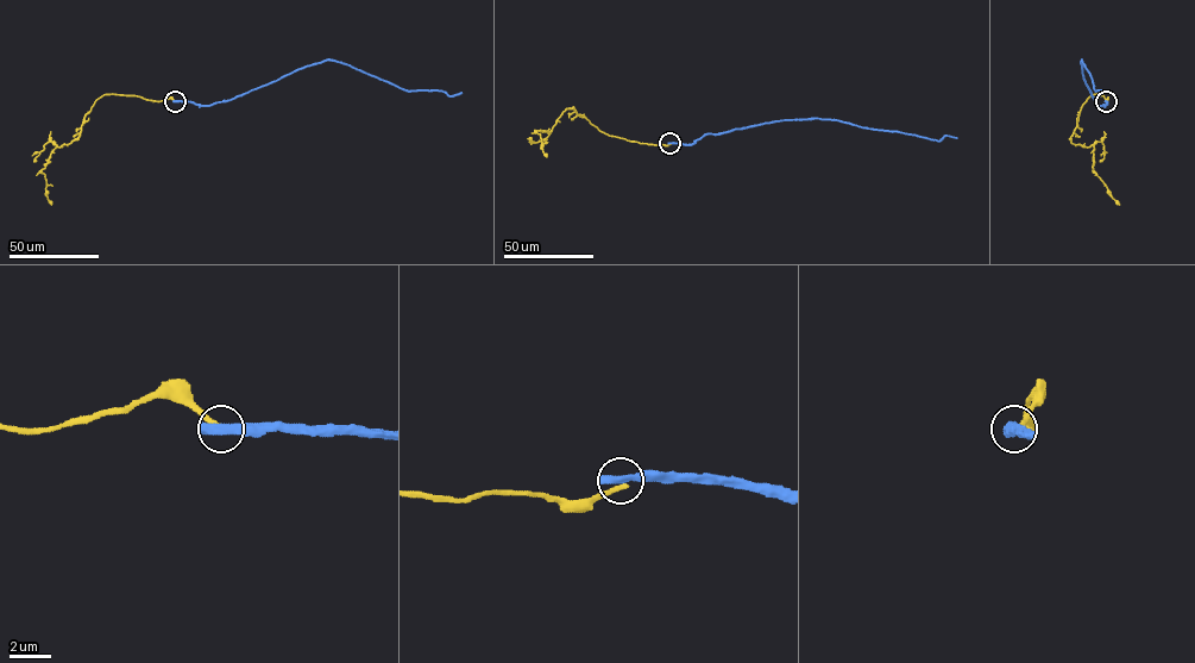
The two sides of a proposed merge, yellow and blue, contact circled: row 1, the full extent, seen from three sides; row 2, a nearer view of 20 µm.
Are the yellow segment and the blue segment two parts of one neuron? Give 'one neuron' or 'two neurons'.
two neurons

